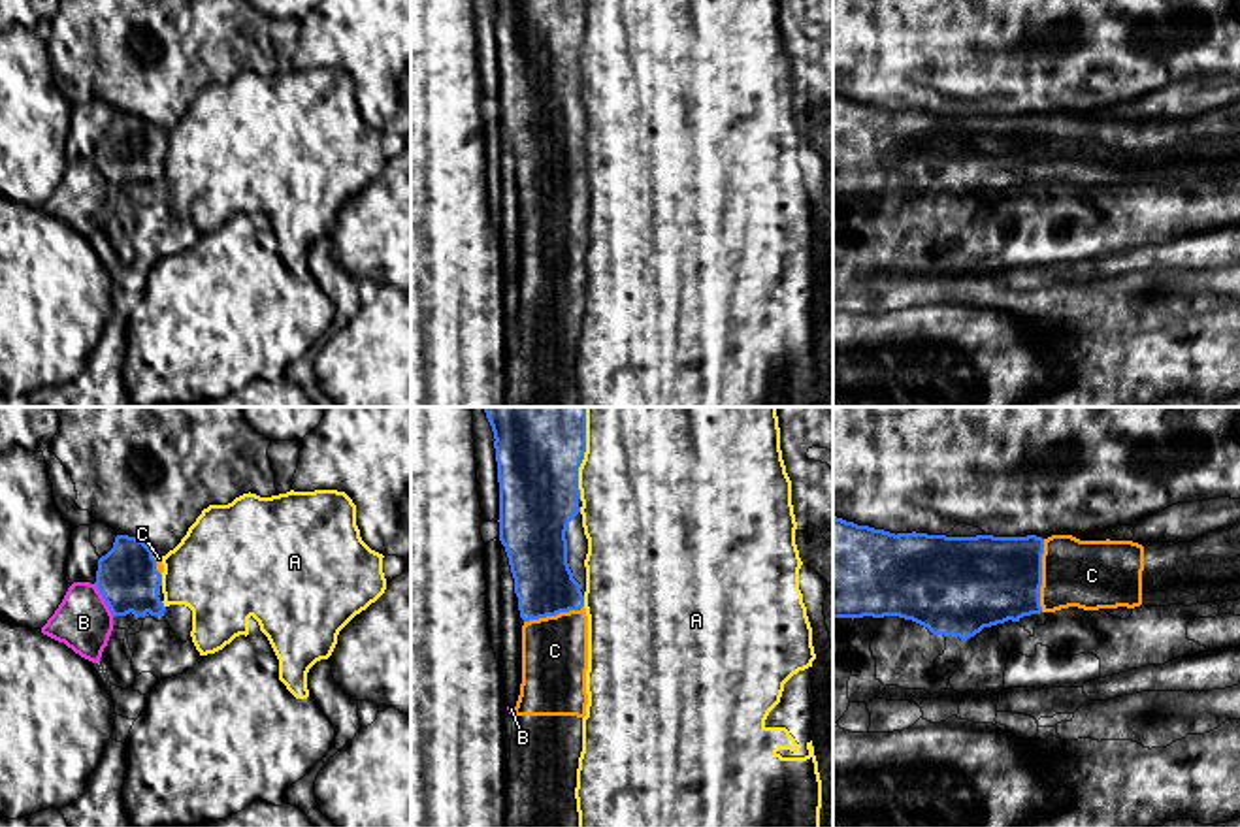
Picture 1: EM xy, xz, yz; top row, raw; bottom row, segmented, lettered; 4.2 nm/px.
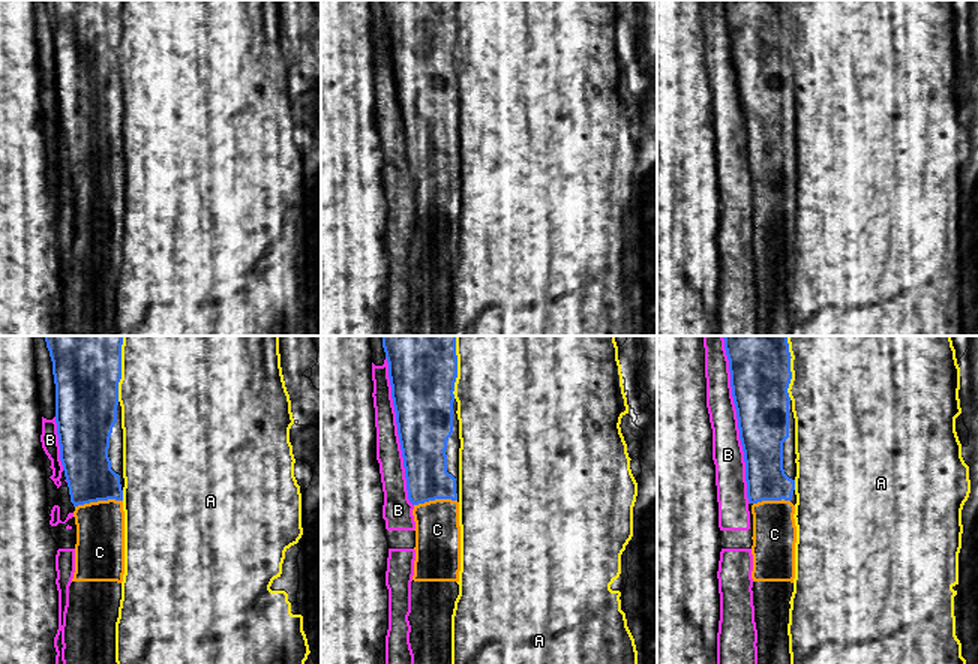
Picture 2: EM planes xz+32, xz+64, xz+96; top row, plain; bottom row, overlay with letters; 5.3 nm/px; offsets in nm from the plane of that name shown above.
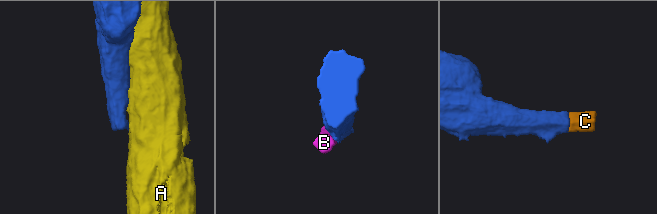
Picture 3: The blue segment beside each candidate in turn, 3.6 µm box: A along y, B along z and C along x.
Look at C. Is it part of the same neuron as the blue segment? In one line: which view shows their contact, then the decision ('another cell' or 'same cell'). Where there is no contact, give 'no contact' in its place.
contact in yz; same cell

